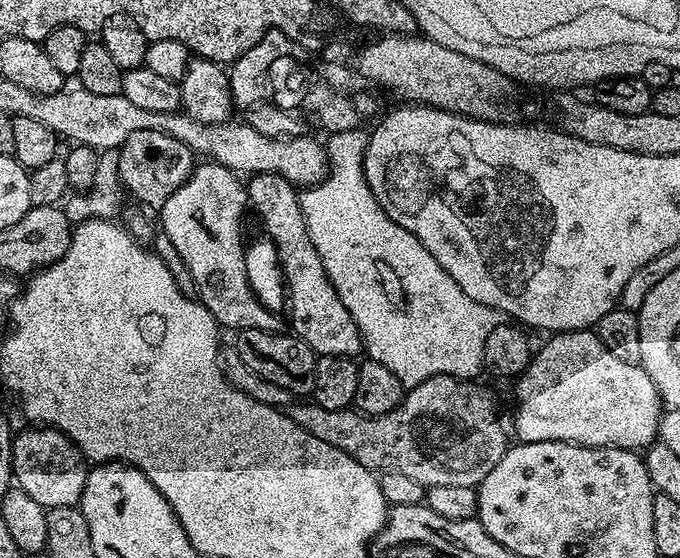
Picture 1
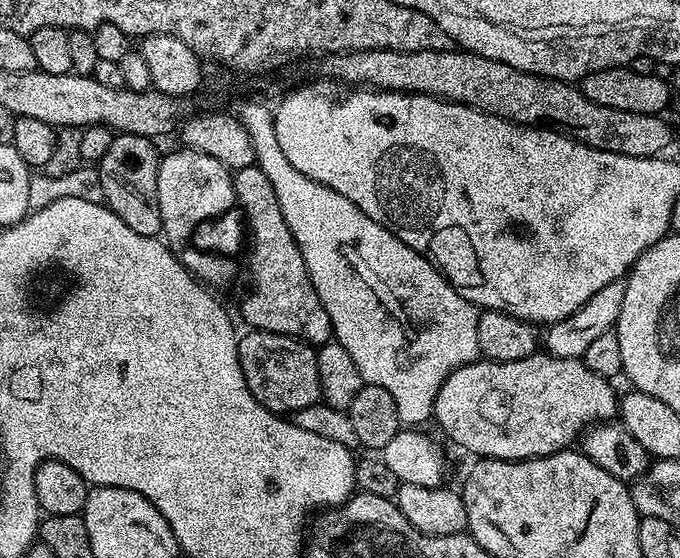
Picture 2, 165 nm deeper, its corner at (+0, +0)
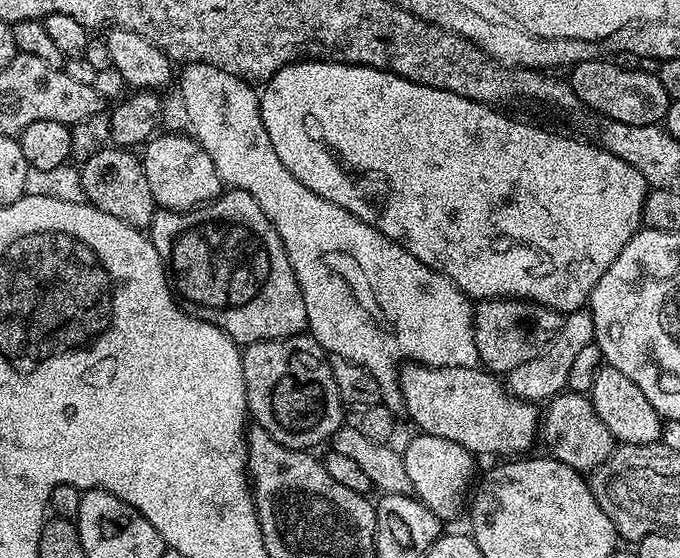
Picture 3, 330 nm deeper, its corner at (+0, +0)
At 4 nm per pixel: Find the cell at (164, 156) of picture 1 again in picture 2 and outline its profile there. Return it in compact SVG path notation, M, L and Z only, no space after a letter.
M129 132L113 135L110 150L106 150L104 157L98 161L102 190L104 191L103 203L134 234L143 236L161 235L164 223L156 199L158 198L158 170L162 159L161 153L156 153L156 148L147 136L135 136Z

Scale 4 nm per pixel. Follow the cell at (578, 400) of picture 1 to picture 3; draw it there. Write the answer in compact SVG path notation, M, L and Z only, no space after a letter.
M411 362L405 363L401 367L398 373L398 396L404 399L404 408L408 411L408 416L417 424L419 431L426 435L436 435L442 438L450 439L452 442L460 443L468 452L475 454L477 457L481 456L492 456L497 452L497 457L500 458L512 458L517 454L524 454L529 451L528 447L532 443L537 443L538 433L540 431L540 422L542 419L542 412L535 403L525 402L519 400L517 396L513 396L511 392L508 391L507 387L503 383L500 384L493 373L485 370L483 367L477 366L475 368L463 368L462 366L454 366L453 368L426 368L423 364L413 364Z

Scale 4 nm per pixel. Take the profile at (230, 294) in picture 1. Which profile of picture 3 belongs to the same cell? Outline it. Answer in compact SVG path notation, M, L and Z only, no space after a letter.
M153 135L142 148L146 182L150 182L156 205L170 212L186 212L215 200L222 191L222 181L218 170L214 170L214 162L210 162L210 154L191 135L160 135Z

